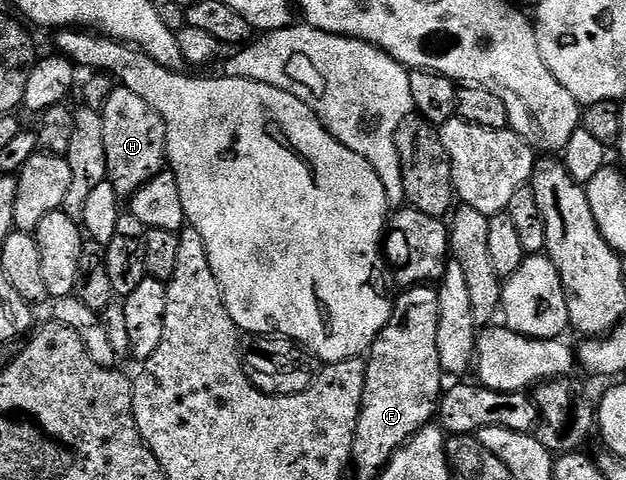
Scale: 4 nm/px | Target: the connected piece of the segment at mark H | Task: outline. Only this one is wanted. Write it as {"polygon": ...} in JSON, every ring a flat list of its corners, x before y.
{"polygon":[[113,89,102,111,102,140,106,146,106,180,120,200,131,199,138,188,142,188,142,184,165,169,168,145,164,121,158,112,154,112,154,108,150,108,150,104,146,104,146,100,142,100,142,96,138,96,138,92]]}

